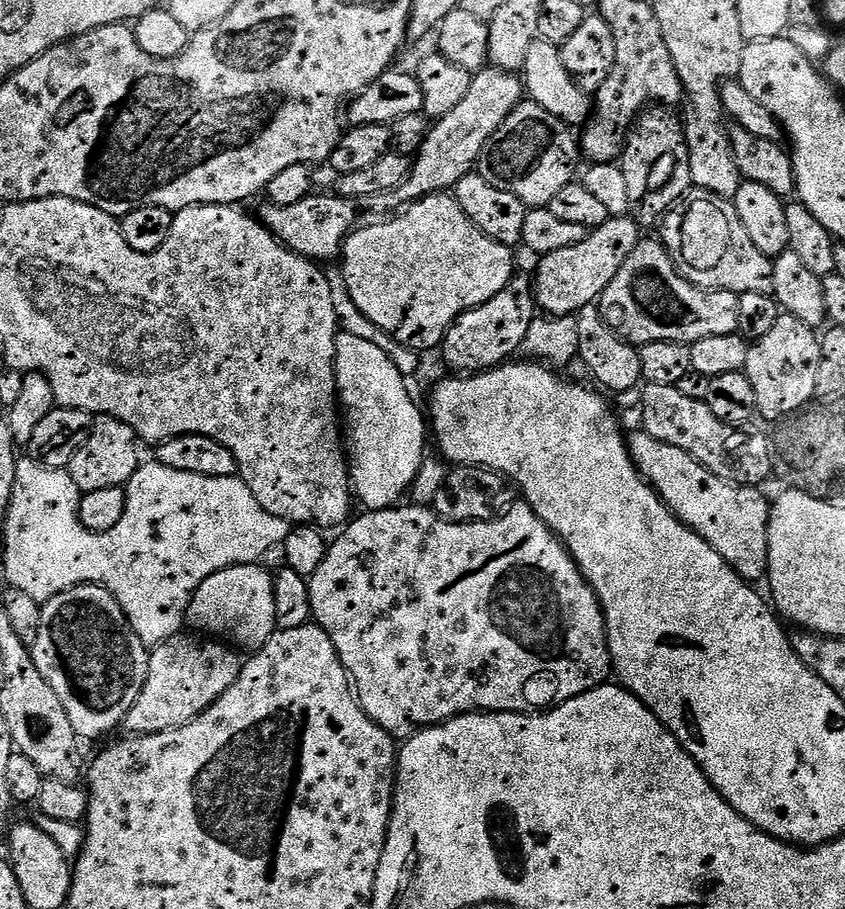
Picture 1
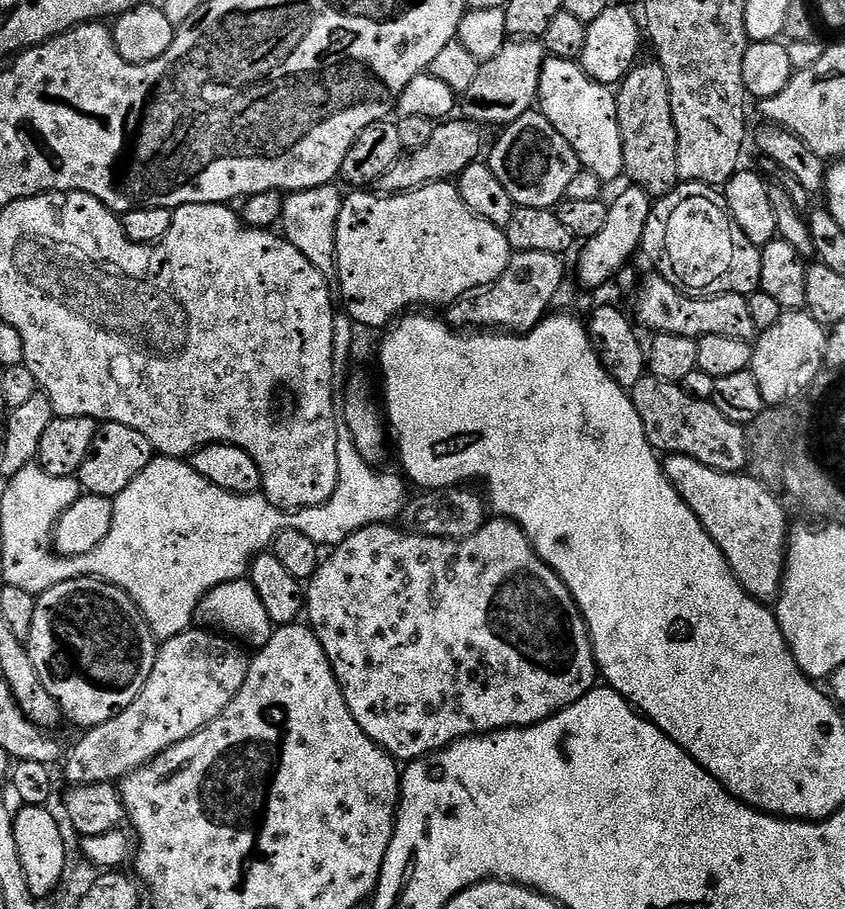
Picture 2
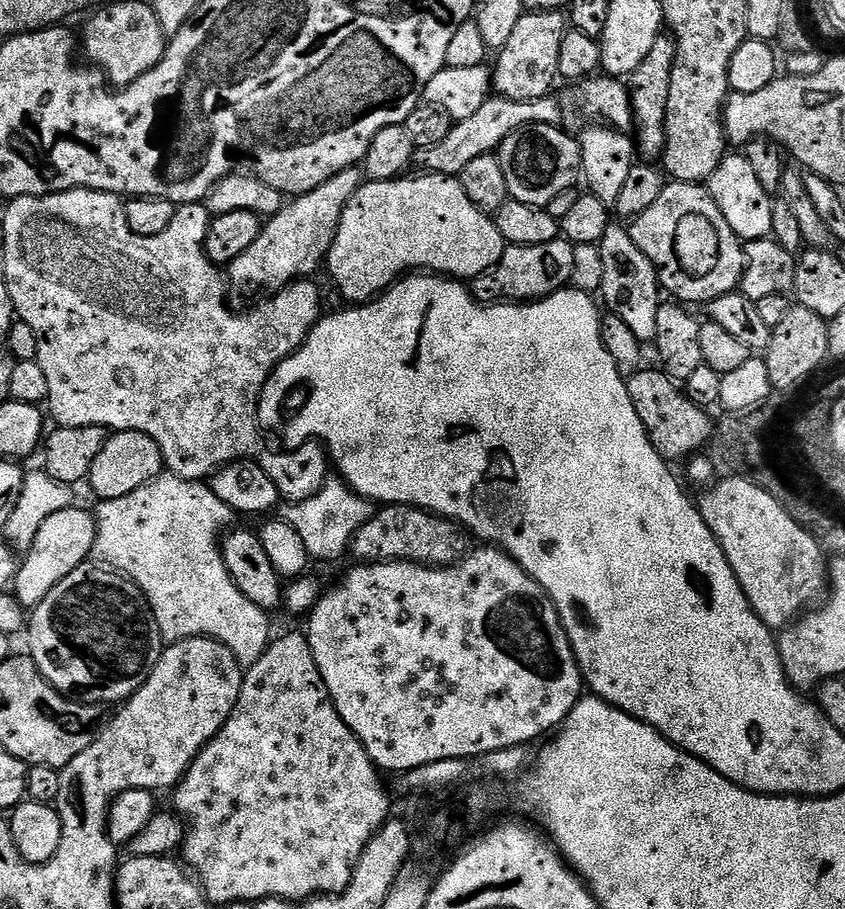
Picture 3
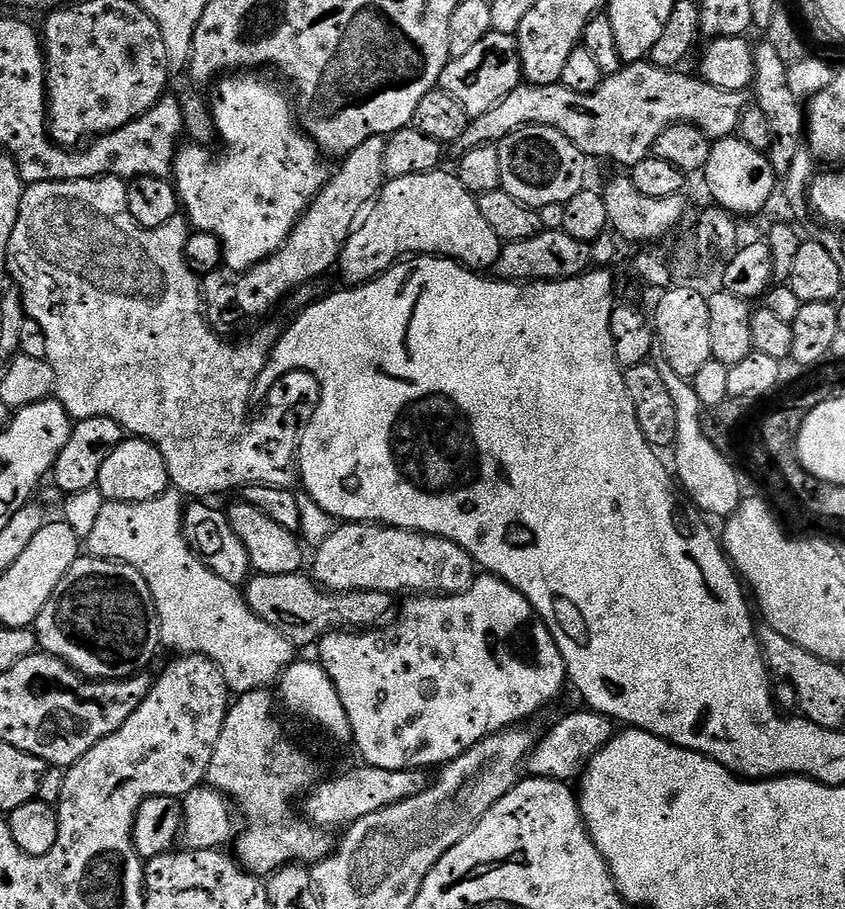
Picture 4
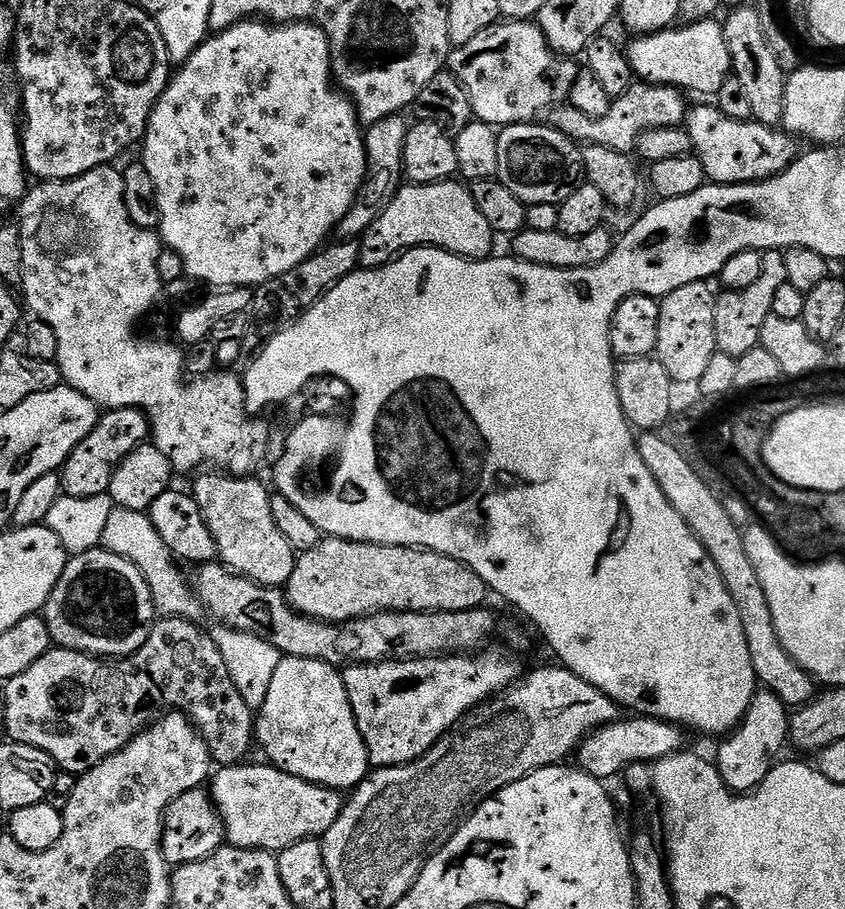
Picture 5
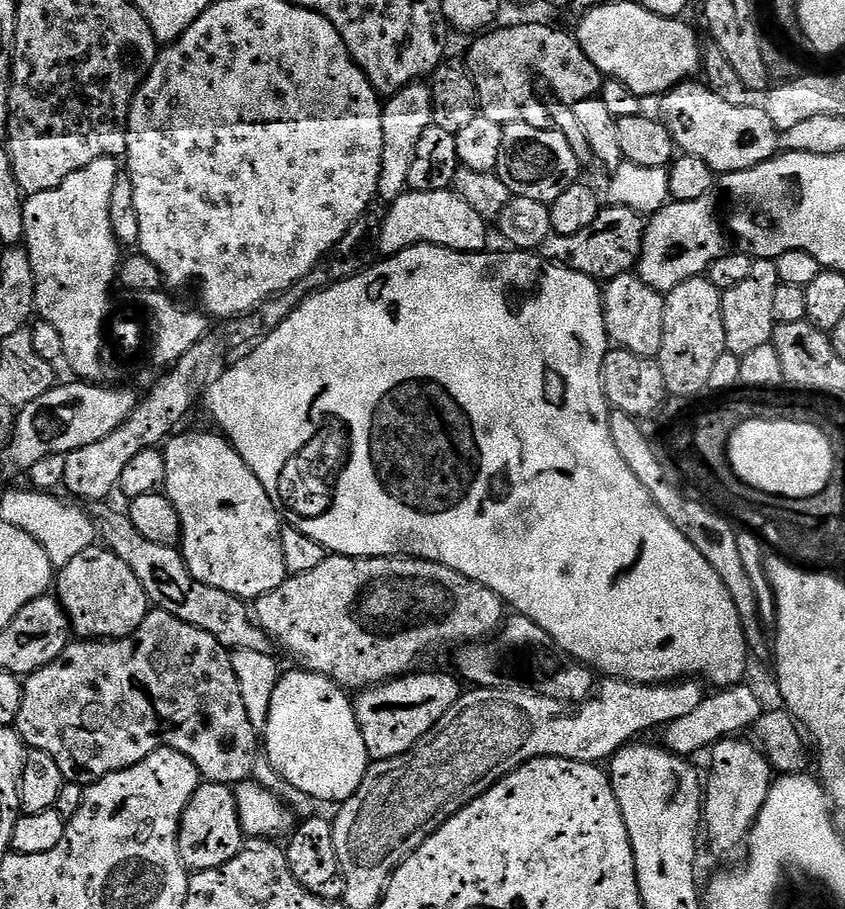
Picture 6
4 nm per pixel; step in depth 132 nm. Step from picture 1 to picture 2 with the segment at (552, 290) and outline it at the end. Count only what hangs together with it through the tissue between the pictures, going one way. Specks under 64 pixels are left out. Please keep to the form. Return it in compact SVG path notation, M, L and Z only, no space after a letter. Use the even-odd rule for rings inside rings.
M628 186L616 201L611 201L606 230L586 241L584 249L580 252L578 280L585 289L600 288L607 280L615 281L620 273L632 264L632 255L641 251L646 234L646 222L652 213L653 203L653 197L649 196L646 190L635 186Z

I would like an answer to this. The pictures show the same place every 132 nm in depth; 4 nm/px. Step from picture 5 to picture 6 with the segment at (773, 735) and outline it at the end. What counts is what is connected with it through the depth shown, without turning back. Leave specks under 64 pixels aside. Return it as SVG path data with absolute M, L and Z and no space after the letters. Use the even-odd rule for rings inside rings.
M729 738L712 745L712 761L706 772L706 791L702 796L702 824L708 828L708 844L716 856L732 856L745 847L748 833L772 788L774 769L759 747L748 738Z

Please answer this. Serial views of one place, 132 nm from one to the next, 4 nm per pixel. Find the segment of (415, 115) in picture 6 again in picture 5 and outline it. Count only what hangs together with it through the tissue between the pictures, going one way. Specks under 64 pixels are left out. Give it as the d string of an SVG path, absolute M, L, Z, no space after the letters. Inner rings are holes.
M397 114L390 118L382 118L382 122L371 125L366 132L368 146L368 177L360 188L360 197L350 206L350 210L340 223L338 232L344 238L359 238L364 231L390 206L392 197L402 187L404 176L404 143L408 133L409 121L404 121L403 115Z

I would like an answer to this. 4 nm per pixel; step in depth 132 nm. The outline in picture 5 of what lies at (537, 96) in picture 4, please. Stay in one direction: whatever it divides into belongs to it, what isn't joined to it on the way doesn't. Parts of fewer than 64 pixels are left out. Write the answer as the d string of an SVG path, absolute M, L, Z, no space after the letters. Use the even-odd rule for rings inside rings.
M636 82L630 90L626 90L626 94L613 99L610 110L606 110L602 118L592 120L590 114L582 114L582 110L565 102L559 108L551 109L547 113L546 120L551 127L558 129L562 135L569 136L571 140L583 142L585 145L610 146L610 150L628 154L635 149L638 138L643 132L655 128L681 127L690 111L690 104L684 99L686 99L685 93L679 88L671 88L669 84Z

